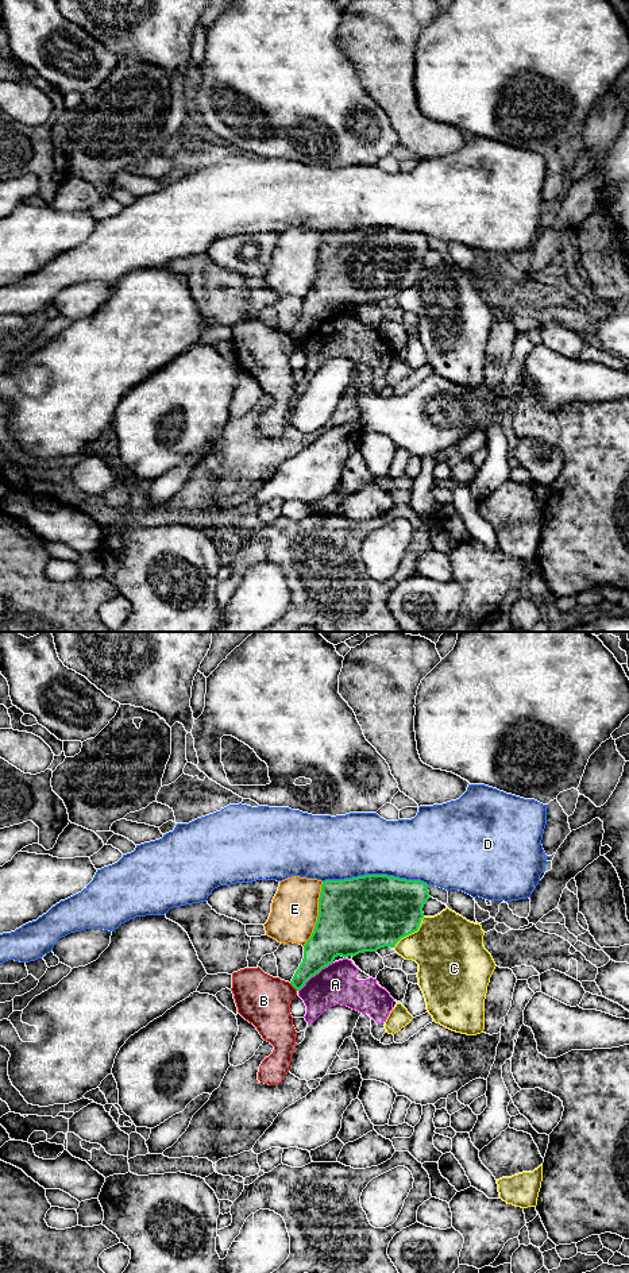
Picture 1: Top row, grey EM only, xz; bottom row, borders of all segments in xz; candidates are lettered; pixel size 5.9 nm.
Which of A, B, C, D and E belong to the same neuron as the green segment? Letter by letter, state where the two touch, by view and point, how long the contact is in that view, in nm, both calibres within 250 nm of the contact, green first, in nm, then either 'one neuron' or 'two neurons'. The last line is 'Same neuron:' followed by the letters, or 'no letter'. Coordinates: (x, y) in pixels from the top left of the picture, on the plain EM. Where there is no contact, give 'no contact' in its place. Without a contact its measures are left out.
A: contact xz (315, 326); length 280 nm; calibres 240 and 240 nm; two neurons
B: contact xz (293, 338); length 70 nm; calibres 180 and 300 nm; two neurons
C: contact xz (411, 285); length 260 nm; calibres 440 and 400 nm; two neurons
D: contact xz (375, 227); length 650 nm; calibres 440 and 380 nm; two neurons
E: contact xz (319, 266); length 400 nm; calibres 440 and 280 nm; two neurons
Same neuron: no letter

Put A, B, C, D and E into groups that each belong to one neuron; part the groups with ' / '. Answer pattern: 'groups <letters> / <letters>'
groups A / B / C / D / E

